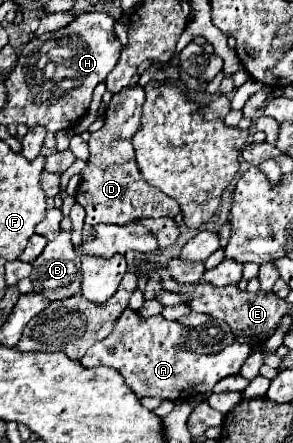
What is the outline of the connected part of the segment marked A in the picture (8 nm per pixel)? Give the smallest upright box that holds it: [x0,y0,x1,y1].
[80,307,254,401]

